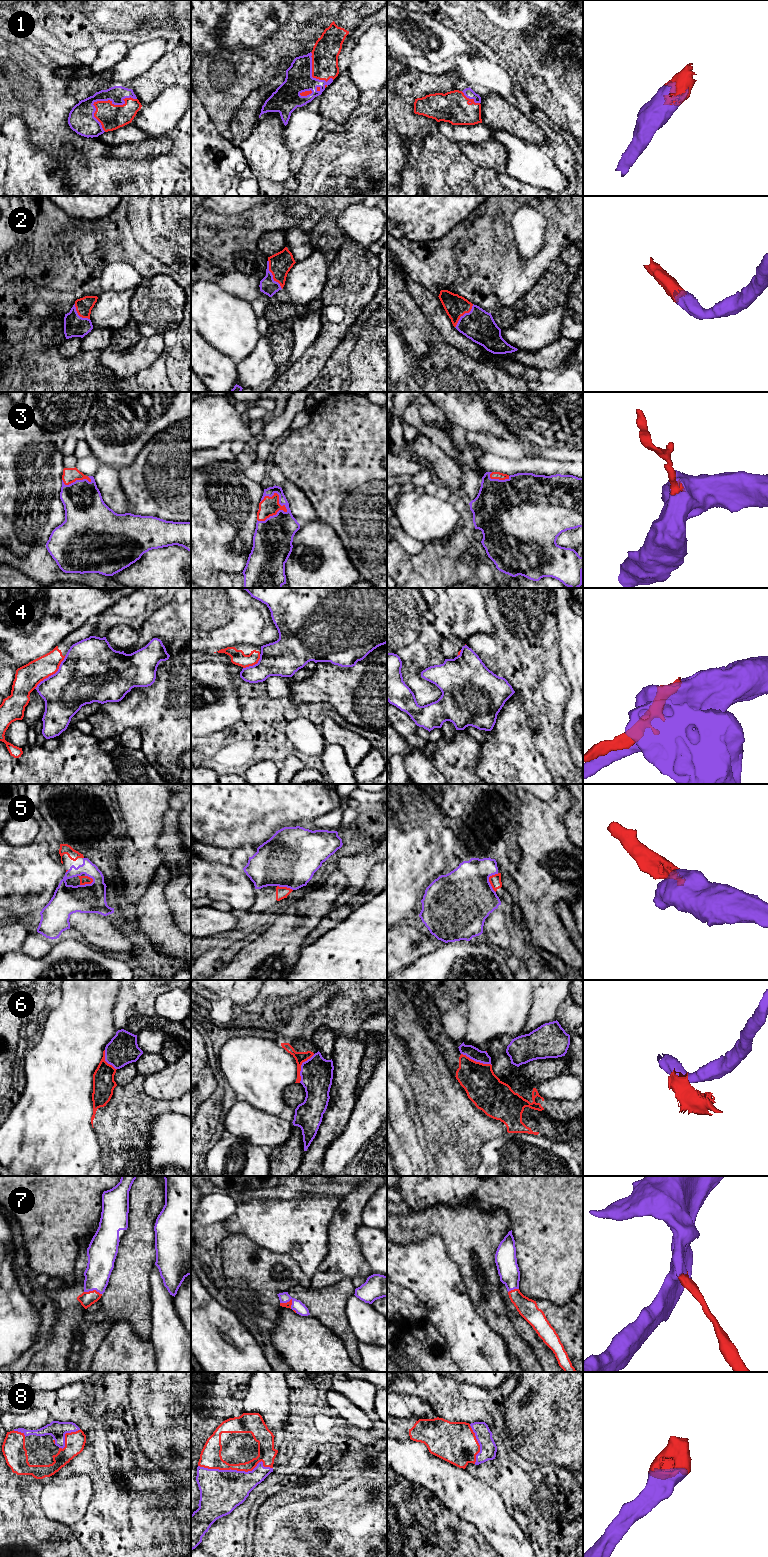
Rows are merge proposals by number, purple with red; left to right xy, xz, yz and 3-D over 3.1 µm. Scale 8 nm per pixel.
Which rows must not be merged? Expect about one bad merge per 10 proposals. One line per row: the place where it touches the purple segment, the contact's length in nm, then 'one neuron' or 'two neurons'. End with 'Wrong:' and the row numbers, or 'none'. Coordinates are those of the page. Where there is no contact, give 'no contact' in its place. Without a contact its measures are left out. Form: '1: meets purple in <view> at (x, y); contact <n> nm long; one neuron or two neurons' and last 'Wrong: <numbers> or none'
1: meets purple in xy at (110, 100); contact 380 nm long; one neuron
2: meets purple in xz at (271, 274); contact 260 nm long; one neuron
3: meets purple in xz at (281, 510); contact 280 nm long; one neuron
4: meets purple in xy at (53, 674); contact 380 nm long; two neurons
5: meets purple in yz at (488, 880); contact 160 nm long; one neuron
6: meets purple in xz at (301, 1067); contact 260 nm long; two neurons
7: meets purple in xz at (289, 1300); contact 110 nm long; one neuron
8: meets purple in xz at (236, 1470); contact 600 nm long; one neuron
Wrong: 4, 6

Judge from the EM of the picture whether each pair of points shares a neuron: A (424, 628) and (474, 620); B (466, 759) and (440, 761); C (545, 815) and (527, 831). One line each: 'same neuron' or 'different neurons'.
A: different neurons
B: same neuron
C: same neuron

